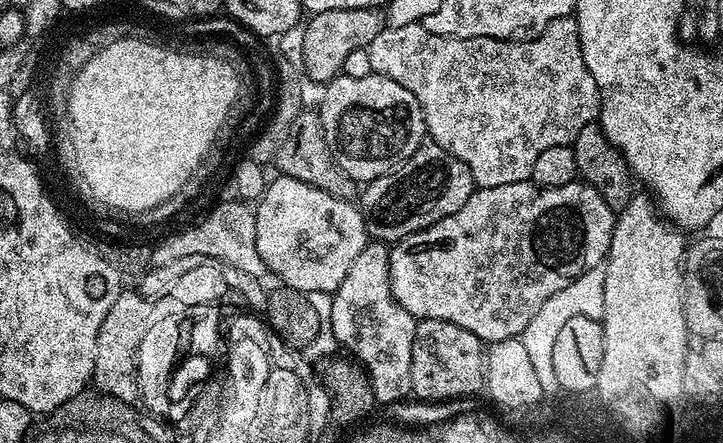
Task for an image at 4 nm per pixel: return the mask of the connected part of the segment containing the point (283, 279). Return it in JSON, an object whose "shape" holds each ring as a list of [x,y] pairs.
{"shape":[[[283,174],[277,175],[277,180],[274,178],[269,179],[267,181],[267,188],[263,194],[261,194],[258,203],[255,205],[254,211],[256,214],[256,225],[254,226],[254,238],[258,240],[258,254],[262,254],[262,262],[266,262],[266,266],[268,267],[269,273],[274,277],[277,276],[279,283],[286,288],[293,288],[293,290],[302,292],[305,294],[313,294],[312,292],[325,292],[325,294],[331,294],[338,290],[338,286],[342,286],[342,278],[346,278],[346,274],[350,274],[350,266],[354,266],[354,258],[358,258],[358,254],[362,254],[362,250],[367,244],[370,243],[370,237],[368,231],[366,230],[366,226],[364,225],[364,219],[362,218],[362,214],[360,213],[359,207],[351,200],[339,200],[338,198],[334,198],[334,194],[326,194],[326,190],[318,190],[314,186],[310,186],[306,182],[298,182],[298,178],[290,178],[289,176],[285,176]]]}

